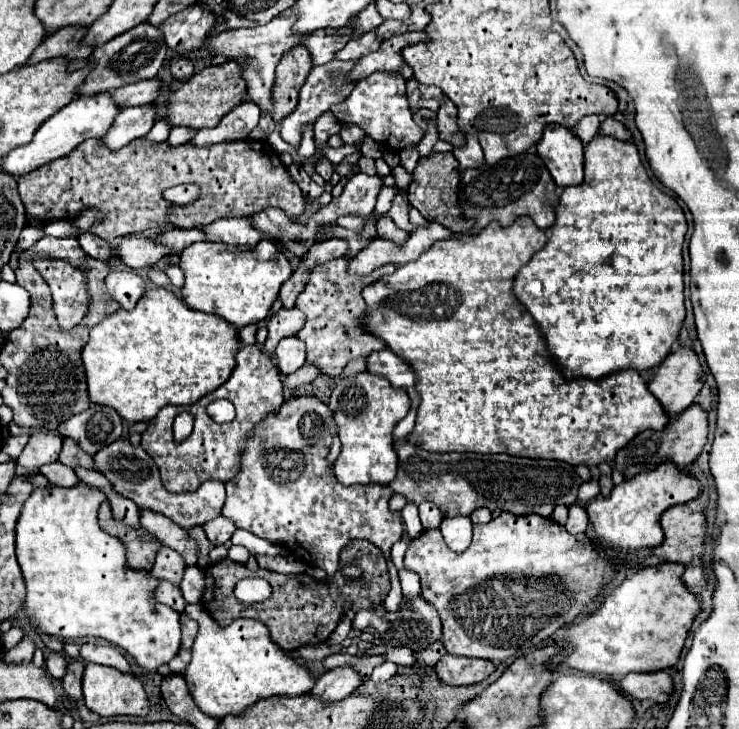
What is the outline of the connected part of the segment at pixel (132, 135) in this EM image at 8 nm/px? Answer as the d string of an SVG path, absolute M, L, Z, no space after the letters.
M143 105L143 107L125 107L115 123L111 125L111 129L107 131L107 135L103 137L103 141L107 143L109 149L121 149L127 143L131 143L133 139L145 137L151 127L157 121L157 109L153 105Z

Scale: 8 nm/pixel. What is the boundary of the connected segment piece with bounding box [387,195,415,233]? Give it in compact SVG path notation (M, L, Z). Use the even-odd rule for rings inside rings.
M403 195L395 197L393 207L391 207L391 211L387 215L395 221L395 225L403 227L405 231L409 231L409 233L415 231L415 225L409 221L409 203L407 203L407 199Z

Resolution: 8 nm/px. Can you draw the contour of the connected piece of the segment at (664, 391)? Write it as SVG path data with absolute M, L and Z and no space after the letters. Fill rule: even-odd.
M677 347L655 369L649 391L659 399L667 415L673 419L689 405L703 389L703 367L691 347Z

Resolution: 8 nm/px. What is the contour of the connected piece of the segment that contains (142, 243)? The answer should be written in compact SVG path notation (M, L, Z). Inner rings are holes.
M127 237L121 247L115 249L117 257L133 269L149 269L157 265L165 255L171 255L171 247L155 243L147 237Z

